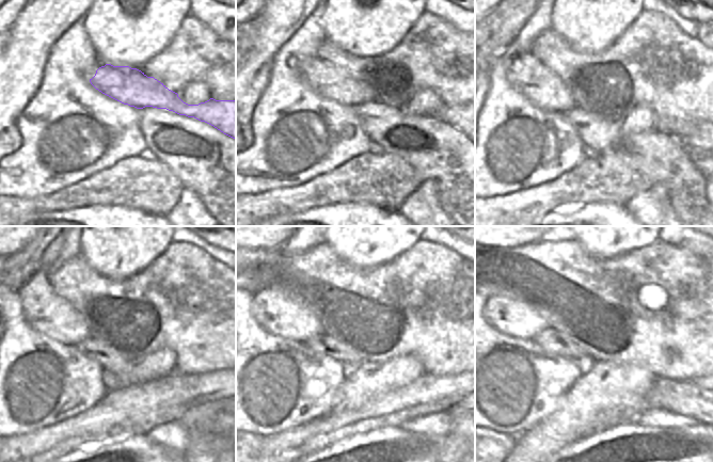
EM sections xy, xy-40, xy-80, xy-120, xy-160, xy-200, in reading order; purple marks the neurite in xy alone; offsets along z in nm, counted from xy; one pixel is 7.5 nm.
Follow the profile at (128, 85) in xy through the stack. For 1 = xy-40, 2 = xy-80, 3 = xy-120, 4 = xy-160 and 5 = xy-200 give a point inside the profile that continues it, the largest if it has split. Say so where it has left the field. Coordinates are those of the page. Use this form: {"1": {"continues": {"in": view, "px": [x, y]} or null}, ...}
{"1": {"continues": {"in": "xy-40", "px": [345, 90]}}, "2": {"continues": {"in": "xy-80", "px": [532, 78]}}, "3": {"continues": {"in": "xy-120", "px": [57, 319]}}, "4": {"continues": {"in": "xy-160", "px": [287, 318]}}, "5": {"continues": {"in": "xy-200", "px": [512, 317]}}}

